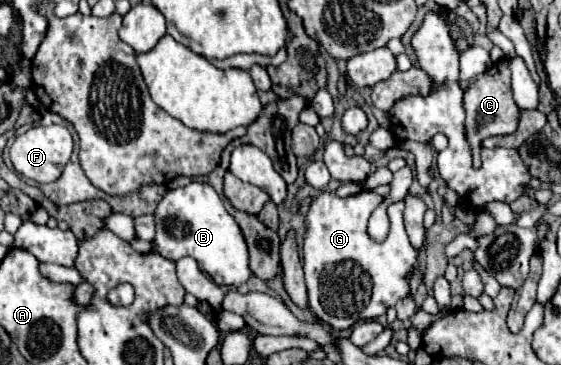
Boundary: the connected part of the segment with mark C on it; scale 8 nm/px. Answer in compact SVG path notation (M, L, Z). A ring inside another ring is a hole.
M501 60L497 64L493 64L485 74L481 74L473 86L465 92L463 96L463 108L465 108L465 134L467 134L467 142L473 154L473 166L479 168L481 166L481 142L487 136L493 134L511 134L517 128L517 120L519 120L519 108L515 106L513 100L513 92L511 92L511 72L507 68L507 60Z

